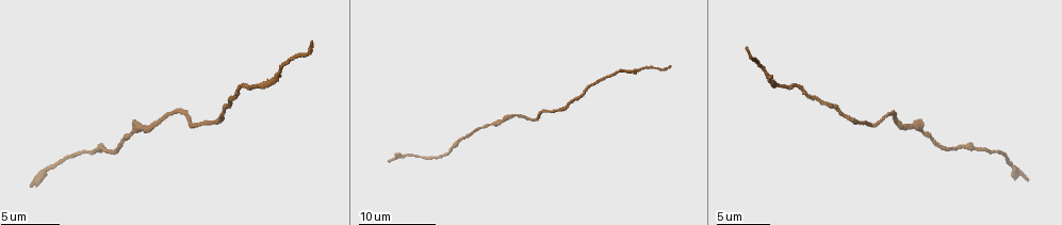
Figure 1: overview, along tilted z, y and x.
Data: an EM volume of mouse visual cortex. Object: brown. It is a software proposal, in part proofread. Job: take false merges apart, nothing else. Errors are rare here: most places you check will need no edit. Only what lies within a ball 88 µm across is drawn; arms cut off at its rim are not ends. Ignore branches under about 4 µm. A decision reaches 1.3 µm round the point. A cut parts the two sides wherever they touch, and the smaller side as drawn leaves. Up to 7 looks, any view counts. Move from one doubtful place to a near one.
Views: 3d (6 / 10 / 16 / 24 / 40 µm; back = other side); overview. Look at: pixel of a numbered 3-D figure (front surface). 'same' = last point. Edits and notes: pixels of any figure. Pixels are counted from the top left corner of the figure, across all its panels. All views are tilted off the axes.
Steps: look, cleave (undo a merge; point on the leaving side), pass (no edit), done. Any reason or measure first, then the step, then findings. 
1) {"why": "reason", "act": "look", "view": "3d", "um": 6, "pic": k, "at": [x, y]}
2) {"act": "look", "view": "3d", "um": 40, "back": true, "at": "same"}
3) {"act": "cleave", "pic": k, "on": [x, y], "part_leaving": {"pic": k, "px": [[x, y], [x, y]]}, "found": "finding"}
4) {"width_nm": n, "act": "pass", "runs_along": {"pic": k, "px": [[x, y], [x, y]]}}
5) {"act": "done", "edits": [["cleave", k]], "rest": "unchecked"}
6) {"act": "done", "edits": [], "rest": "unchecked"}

{"why": "thick turns thin", "act": "look", "view": "3d", "um": 6, "pic": 1, "at": [618, 72]}

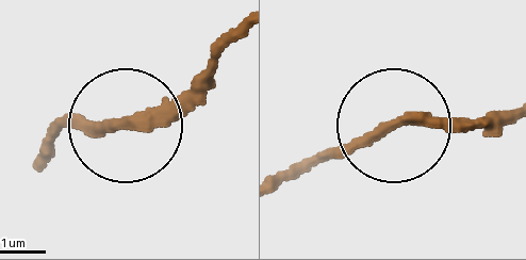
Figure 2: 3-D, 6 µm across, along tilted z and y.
{"act": "pass", "runs_along": {"pic": 2, "px": [[49, 147], [67, 129], [149, 124], [217, 55]]}, "found": "one neuron here"}

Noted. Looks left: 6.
{"act": "look", "view": "3d", "um": 10, "pic": 1, "at": [891, 112]}

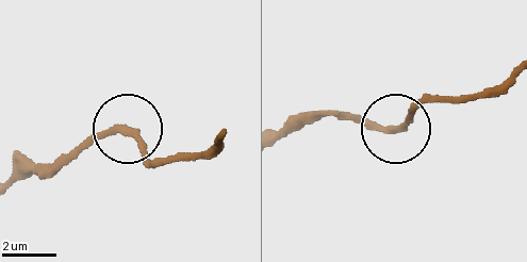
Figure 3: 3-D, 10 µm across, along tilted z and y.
{"why": "from behind", "act": "look", "view": "3d", "um": 10, "back": true, "pic": 3, "at": [387, 129]}

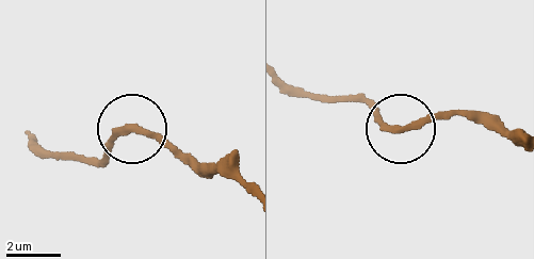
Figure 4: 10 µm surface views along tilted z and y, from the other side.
{"act": "pass", "runs_along": {"pic": 4, "px": [[403, 127], [465, 114]]}, "found": "continuous, no second neuron"}

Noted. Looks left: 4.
{"why": "calibre changes", "act": "look", "view": "3d", "um": 10, "pic": 1, "at": [981, 149]}

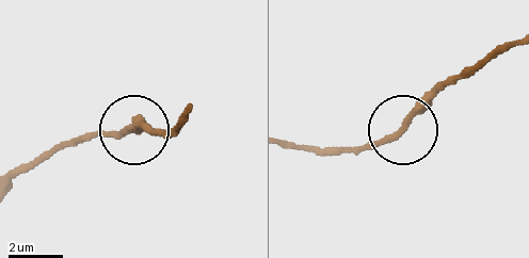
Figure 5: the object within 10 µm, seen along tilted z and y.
{"act": "pass", "runs_along": {"pic": 5, "px": [[512, 43], [457, 75], [413, 121], [342, 149]]}, "found": "continuous, no second neuron"}

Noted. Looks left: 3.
{"why": "sudden change in width", "act": "look", "view": "3d", "um": 6, "pic": 1, "at": [137, 130]}

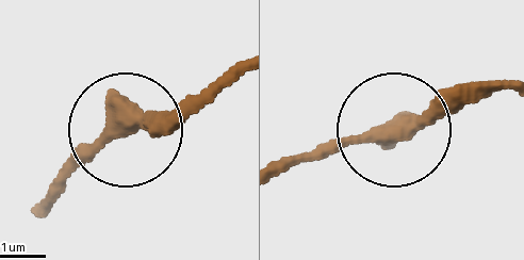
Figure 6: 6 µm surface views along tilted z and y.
{"width_nm": 420, "act": "pass", "runs_along": {"pic": 6, "px": [[501, 85], [289, 159]]}, "found": "continuous, no second neuron"}

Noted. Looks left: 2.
{"act": "done", "edits": [], "rest": "unchecked"}

